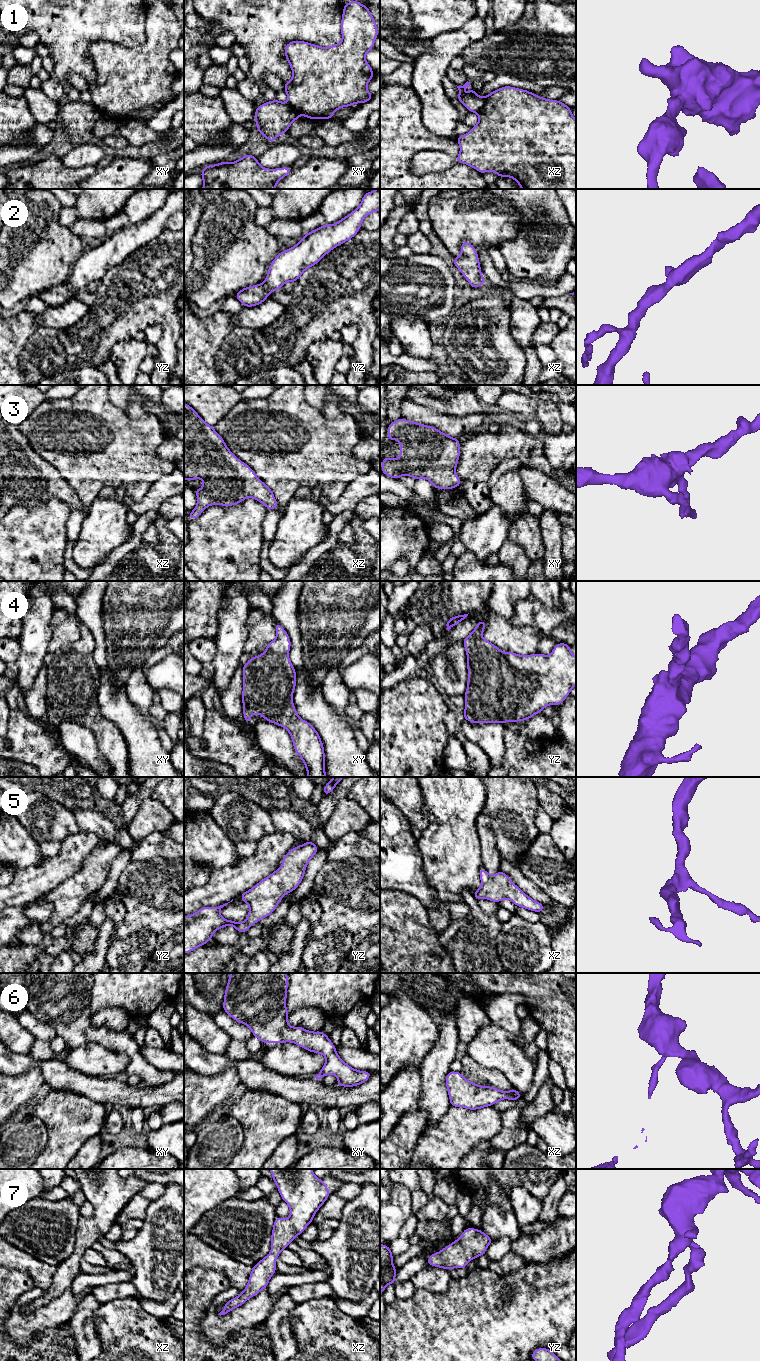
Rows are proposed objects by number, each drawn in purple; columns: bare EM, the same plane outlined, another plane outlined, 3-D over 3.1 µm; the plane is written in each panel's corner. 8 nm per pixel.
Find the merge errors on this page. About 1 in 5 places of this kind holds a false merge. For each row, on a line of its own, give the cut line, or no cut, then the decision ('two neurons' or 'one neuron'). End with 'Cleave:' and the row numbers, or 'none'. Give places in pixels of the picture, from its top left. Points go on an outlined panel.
1: cut in xz along (486, 97), (483, 106), (476, 112); two neurons
2: no cut; one neuron
3: no cut; one neuron
4: no cut; one neuron
5: no cut; one neuron
6: no cut; one neuron
7: no cut; one neuron
Cleave: 1

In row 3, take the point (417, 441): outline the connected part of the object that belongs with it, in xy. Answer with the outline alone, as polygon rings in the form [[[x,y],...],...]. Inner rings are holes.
[[[404,418],[391,422],[387,427],[387,441],[398,440],[400,456],[398,459],[383,457],[381,472],[393,479],[406,475],[414,478],[425,478],[435,489],[458,488],[462,480],[456,475],[456,466],[460,457],[460,442],[439,431],[433,426],[426,426]]]

